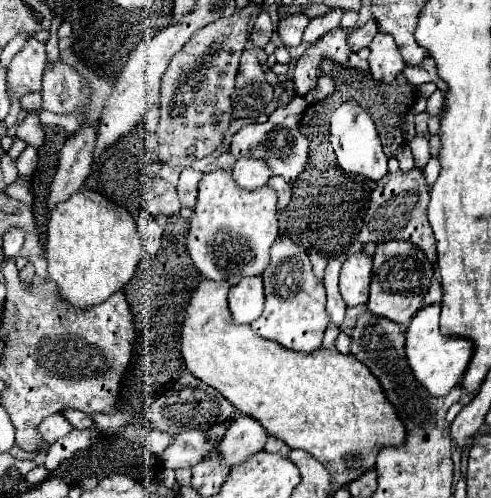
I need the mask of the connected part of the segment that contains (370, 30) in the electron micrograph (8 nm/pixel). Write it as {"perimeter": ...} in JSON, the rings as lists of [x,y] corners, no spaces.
{"perimeter":[[[368,20],[364,26],[360,26],[360,28],[356,28],[354,32],[348,34],[348,46],[350,46],[354,52],[358,52],[360,48],[370,46],[370,42],[374,40],[376,34],[378,34],[376,22],[374,22],[374,20]]]}

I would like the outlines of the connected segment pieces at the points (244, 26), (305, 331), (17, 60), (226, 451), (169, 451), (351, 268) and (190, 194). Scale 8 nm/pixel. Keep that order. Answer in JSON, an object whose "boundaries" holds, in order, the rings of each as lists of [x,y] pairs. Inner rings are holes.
{"boundaries":[[[[250,8],[242,10],[240,14],[220,18],[216,22],[212,22],[210,26],[204,26],[172,58],[172,62],[170,62],[168,70],[164,72],[164,78],[162,78],[160,124],[158,124],[156,134],[150,136],[148,142],[146,142],[148,150],[154,152],[160,162],[184,168],[184,166],[188,166],[186,162],[192,162],[196,158],[204,158],[220,146],[220,142],[224,138],[224,132],[228,130],[228,124],[232,120],[230,96],[232,96],[232,88],[234,88],[234,78],[236,78],[236,70],[238,70],[240,52],[244,50],[244,44],[246,44],[246,38],[248,38],[248,16],[250,16]]],[[[278,238],[272,246],[272,260],[262,274],[262,280],[266,290],[266,306],[262,316],[250,324],[252,330],[258,336],[274,340],[294,352],[310,354],[318,350],[330,318],[326,314],[326,290],[312,274],[308,254],[302,252],[294,240]]],[[[28,38],[24,48],[12,58],[8,66],[8,90],[20,98],[42,88],[42,72],[46,66],[46,44]]],[[[240,414],[226,430],[220,444],[220,452],[226,458],[228,466],[236,466],[238,462],[244,462],[248,456],[260,452],[266,444],[266,438],[268,436],[264,432],[264,426],[258,420]]],[[[188,430],[172,436],[170,446],[160,454],[164,468],[190,468],[194,462],[210,456],[214,438],[204,438],[200,430]]],[[[364,252],[352,254],[340,272],[340,294],[348,308],[360,306],[368,302],[368,286],[370,286],[370,270],[372,258]]],[[[184,168],[180,172],[178,198],[180,198],[180,204],[190,208],[190,210],[196,206],[196,192],[198,192],[200,178],[202,178],[202,174],[198,170],[192,170],[192,168]]]]}

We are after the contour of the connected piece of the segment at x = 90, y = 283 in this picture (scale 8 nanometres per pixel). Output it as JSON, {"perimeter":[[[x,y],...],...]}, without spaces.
{"perimeter":[[[78,190],[60,202],[50,216],[46,234],[48,276],[56,282],[60,296],[78,308],[100,304],[122,290],[144,252],[130,212],[92,190]]]}

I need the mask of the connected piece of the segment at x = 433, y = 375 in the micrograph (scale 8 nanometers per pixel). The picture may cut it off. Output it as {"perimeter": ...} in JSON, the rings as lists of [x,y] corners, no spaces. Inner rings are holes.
{"perimeter":[[[440,304],[424,306],[416,316],[412,318],[406,334],[406,360],[408,366],[420,386],[424,386],[430,396],[442,398],[446,396],[462,378],[470,358],[472,358],[472,346],[464,338],[446,338],[438,330],[438,316],[440,316]]]}

